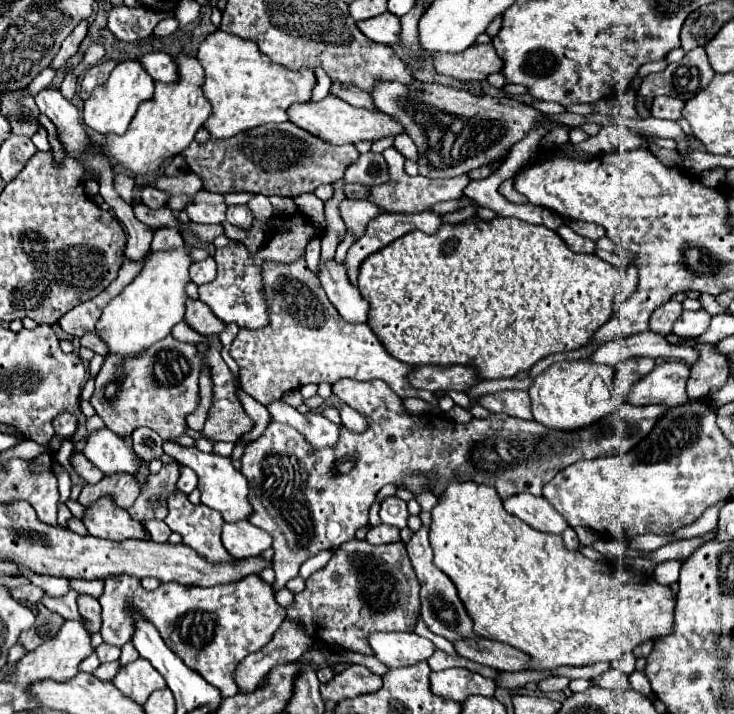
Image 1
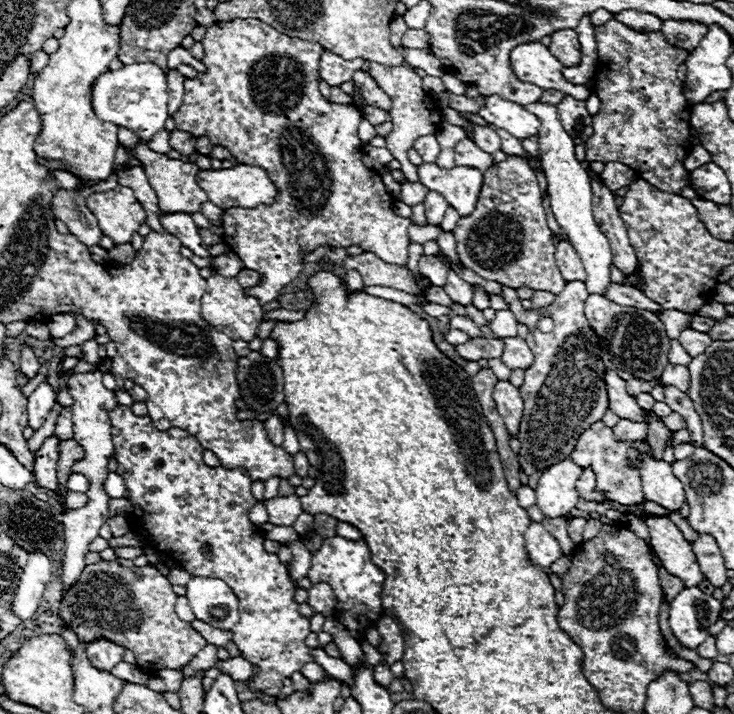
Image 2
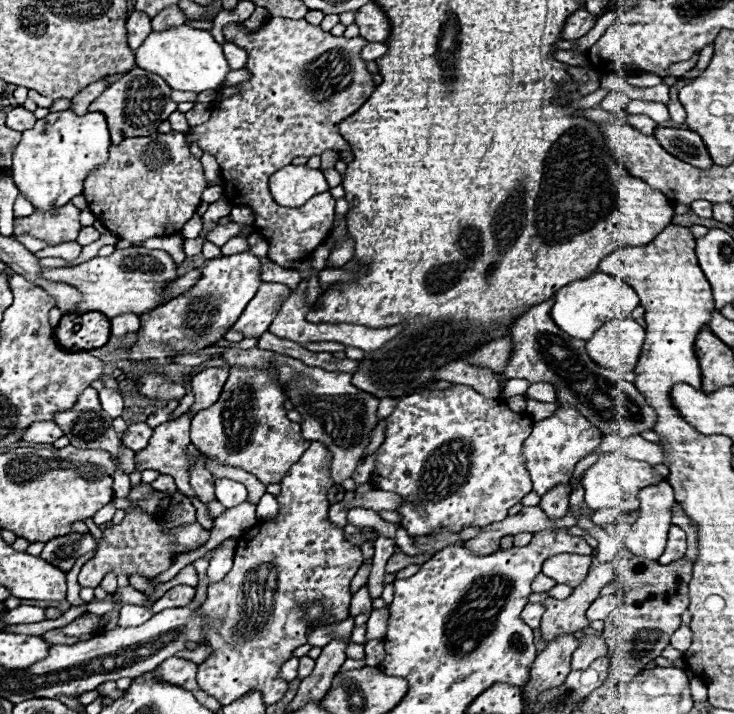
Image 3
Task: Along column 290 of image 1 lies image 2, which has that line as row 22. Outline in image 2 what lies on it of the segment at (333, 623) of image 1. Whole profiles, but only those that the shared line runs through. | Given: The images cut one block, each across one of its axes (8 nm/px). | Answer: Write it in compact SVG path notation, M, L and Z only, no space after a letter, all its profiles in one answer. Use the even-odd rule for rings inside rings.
M618 20L596 26L594 34L598 64L590 92L600 98L600 112L594 116L594 134L584 142L586 160L622 162L658 190L680 194L682 188L690 186L684 158L694 136L690 132L692 106L682 96L676 70L688 52L668 44L660 32L636 32Z

